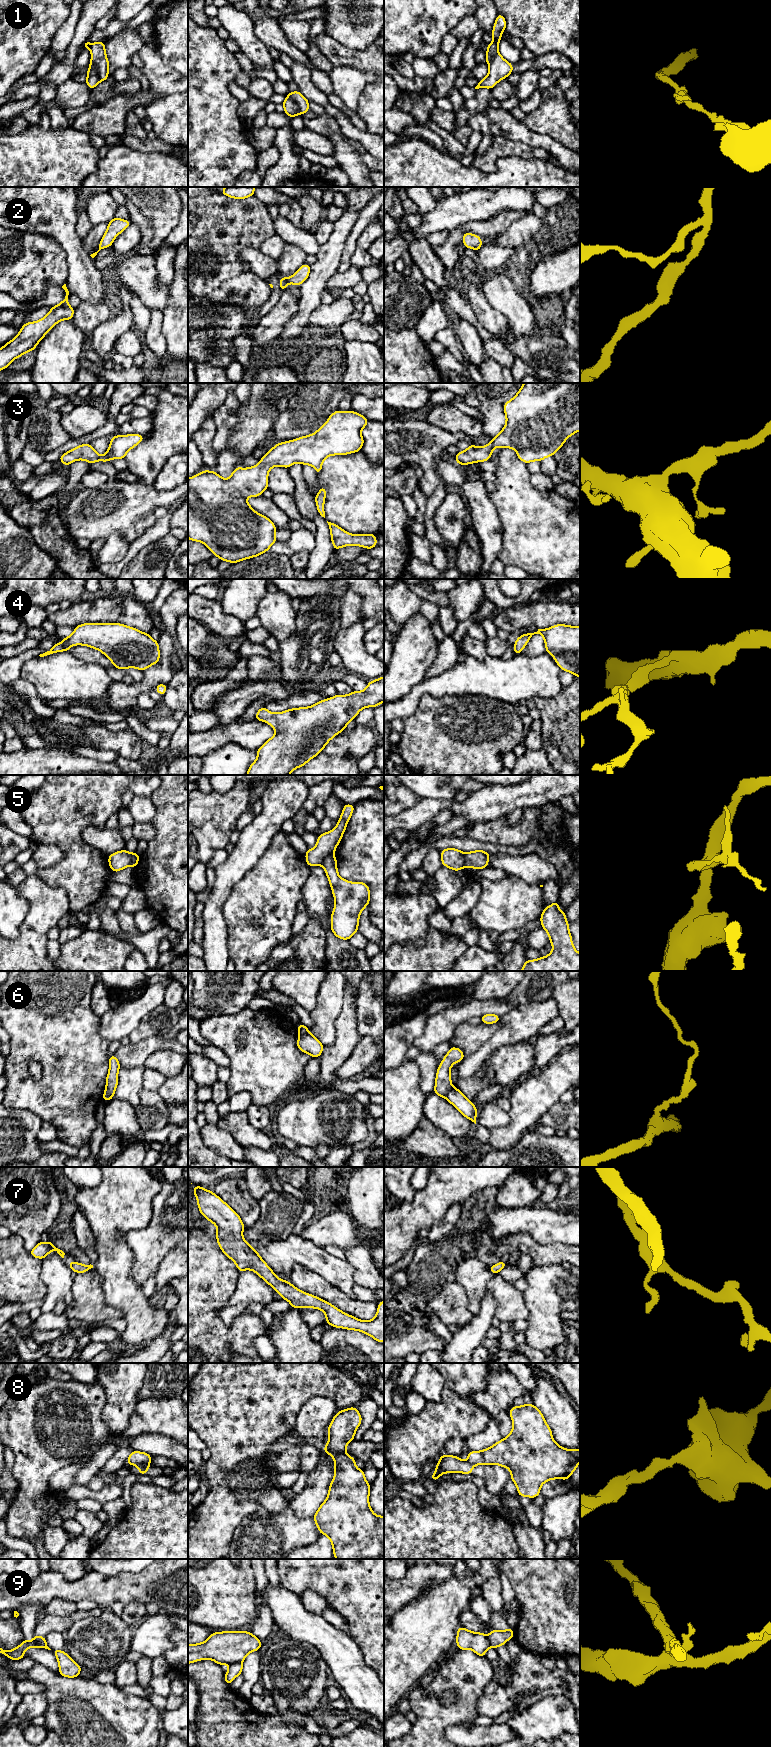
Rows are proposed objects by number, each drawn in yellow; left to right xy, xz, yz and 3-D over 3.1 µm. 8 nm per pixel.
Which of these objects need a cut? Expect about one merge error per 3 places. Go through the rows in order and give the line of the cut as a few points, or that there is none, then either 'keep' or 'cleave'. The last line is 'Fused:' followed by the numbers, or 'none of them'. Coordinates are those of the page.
1: cut in xy along (91, 61), (96, 67), (100, 80); cleave
2: no cut; keep
3: no cut; keep
4: no cut; keep
5: cut in xz along (332, 854), (328, 855), (321, 864); cleave
6: cut in yz along (452, 1087), (444, 1097); cleave
7: no cut; keep
8: cut in xz along (325, 1445), (332, 1450), (345, 1452); cleave
9: cut in xz along (240, 1662), (234, 1662), (229, 1665); cleave
Fused: 1, 5, 6, 8, 9

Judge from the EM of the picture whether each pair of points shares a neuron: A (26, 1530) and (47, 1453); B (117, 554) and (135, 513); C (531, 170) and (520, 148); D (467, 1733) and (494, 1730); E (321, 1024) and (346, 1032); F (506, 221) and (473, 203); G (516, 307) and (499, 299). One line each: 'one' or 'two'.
A: one
B: two
C: two
D: one
E: two
F: two
G: one

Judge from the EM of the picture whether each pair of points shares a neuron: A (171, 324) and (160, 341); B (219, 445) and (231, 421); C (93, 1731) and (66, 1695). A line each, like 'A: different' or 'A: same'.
A: different
B: same
C: same

